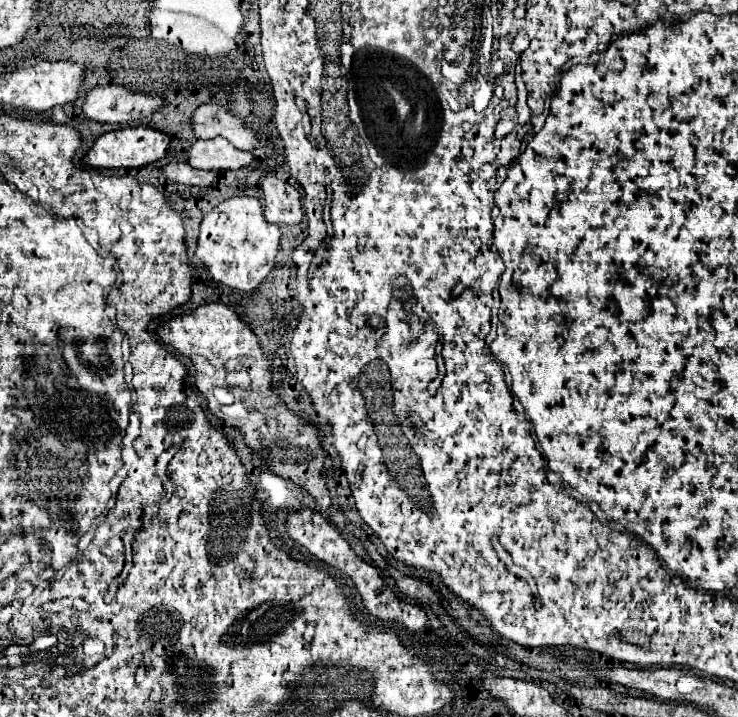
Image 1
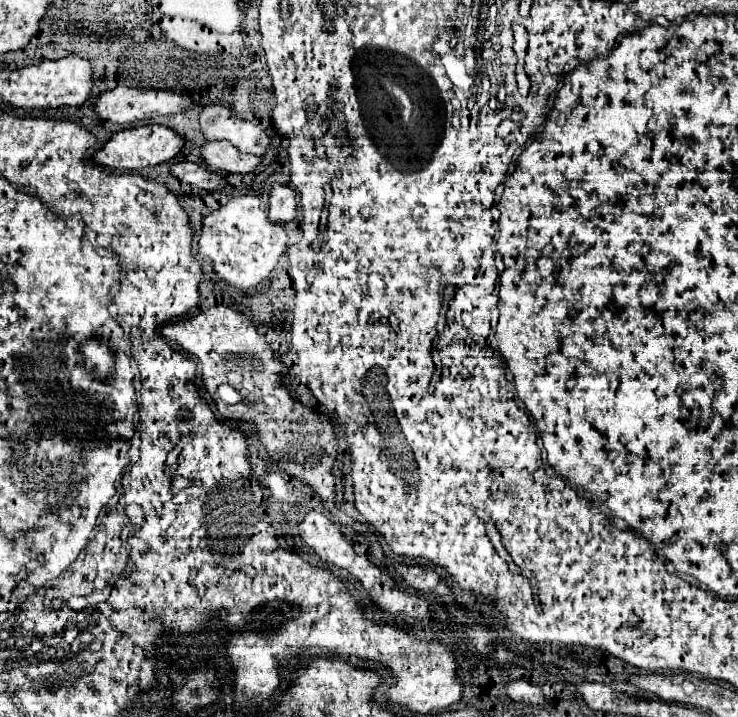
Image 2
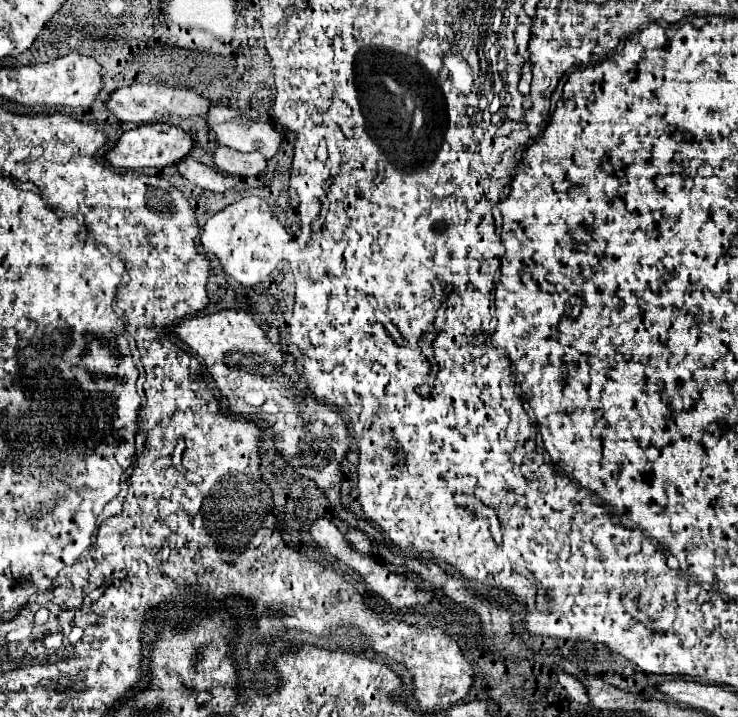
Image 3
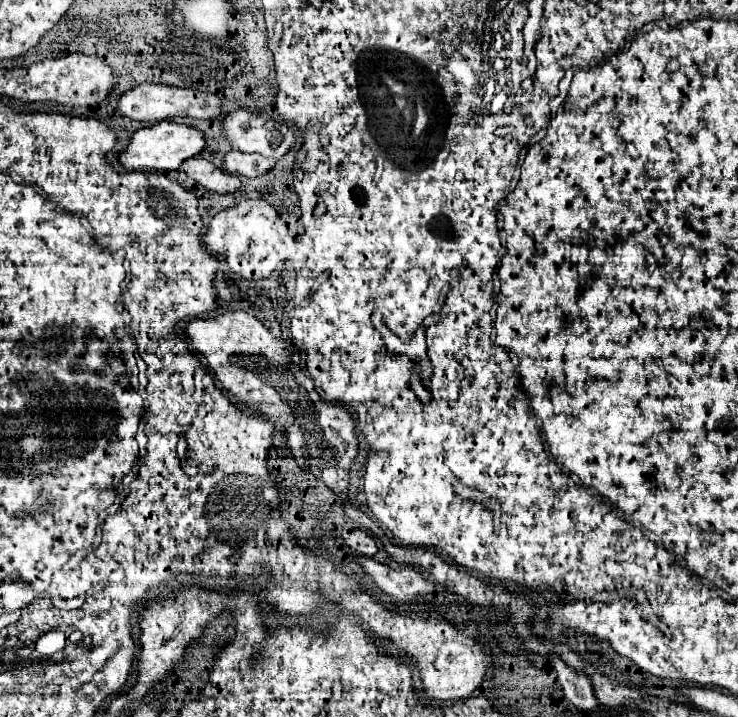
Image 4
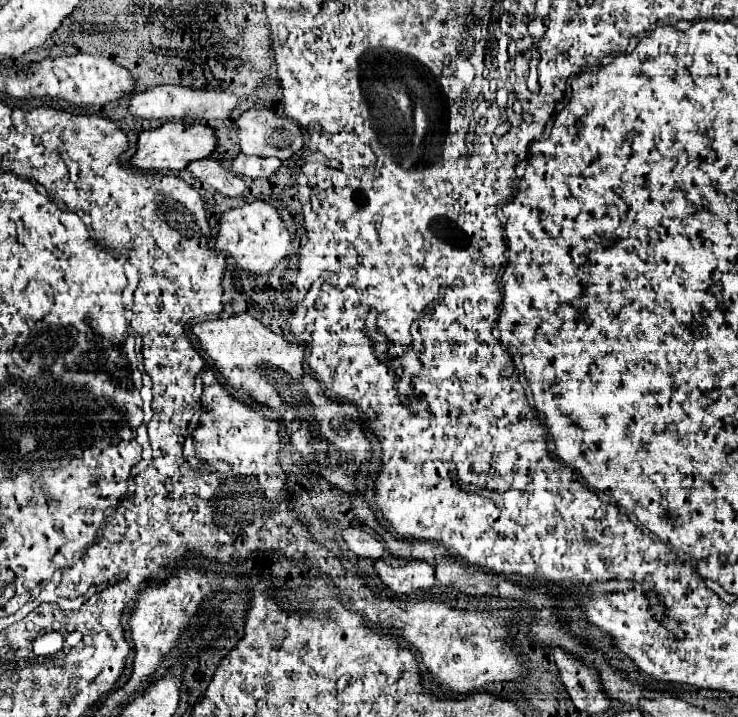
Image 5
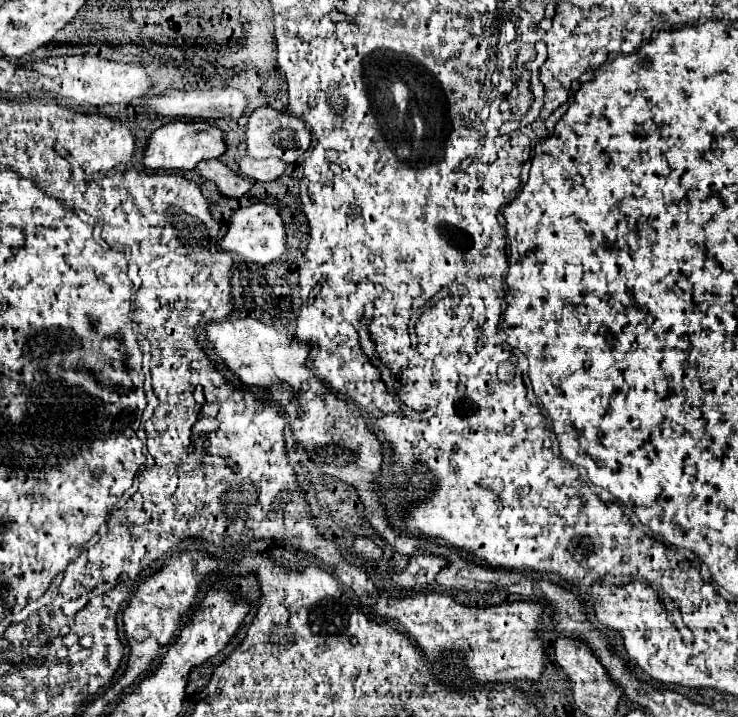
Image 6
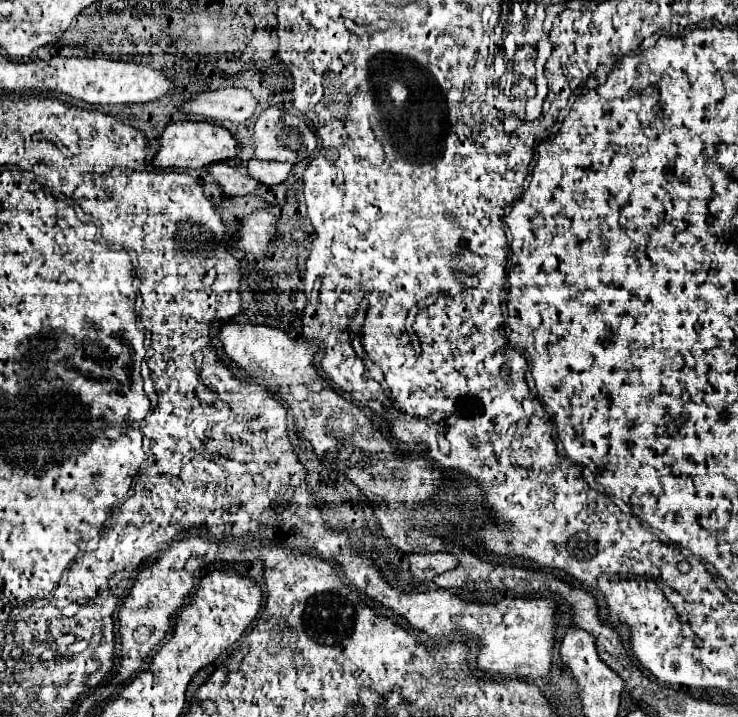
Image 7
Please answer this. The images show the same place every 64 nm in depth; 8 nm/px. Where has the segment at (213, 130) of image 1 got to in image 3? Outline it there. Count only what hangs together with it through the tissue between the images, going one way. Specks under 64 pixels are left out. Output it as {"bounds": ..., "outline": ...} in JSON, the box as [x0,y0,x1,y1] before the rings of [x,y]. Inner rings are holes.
{"bounds":[208,106,286,158],"outline":[[[212,106],[208,124],[214,130],[218,144],[240,152],[260,152],[266,158],[276,156],[282,140],[286,138],[284,128],[276,128],[270,122],[250,120],[238,110],[222,106]]]}

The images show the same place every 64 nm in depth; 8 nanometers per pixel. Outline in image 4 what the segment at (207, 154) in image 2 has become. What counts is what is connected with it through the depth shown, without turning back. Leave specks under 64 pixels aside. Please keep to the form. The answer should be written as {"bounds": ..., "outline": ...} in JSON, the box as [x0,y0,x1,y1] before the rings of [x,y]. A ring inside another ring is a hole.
{"bounds":[224,150,276,178],"outline":[[[232,150],[224,156],[224,168],[230,174],[246,176],[246,178],[262,176],[268,170],[272,170],[274,164],[276,164],[276,160],[264,158],[260,154],[244,154],[244,152],[238,152],[238,150]]]}

